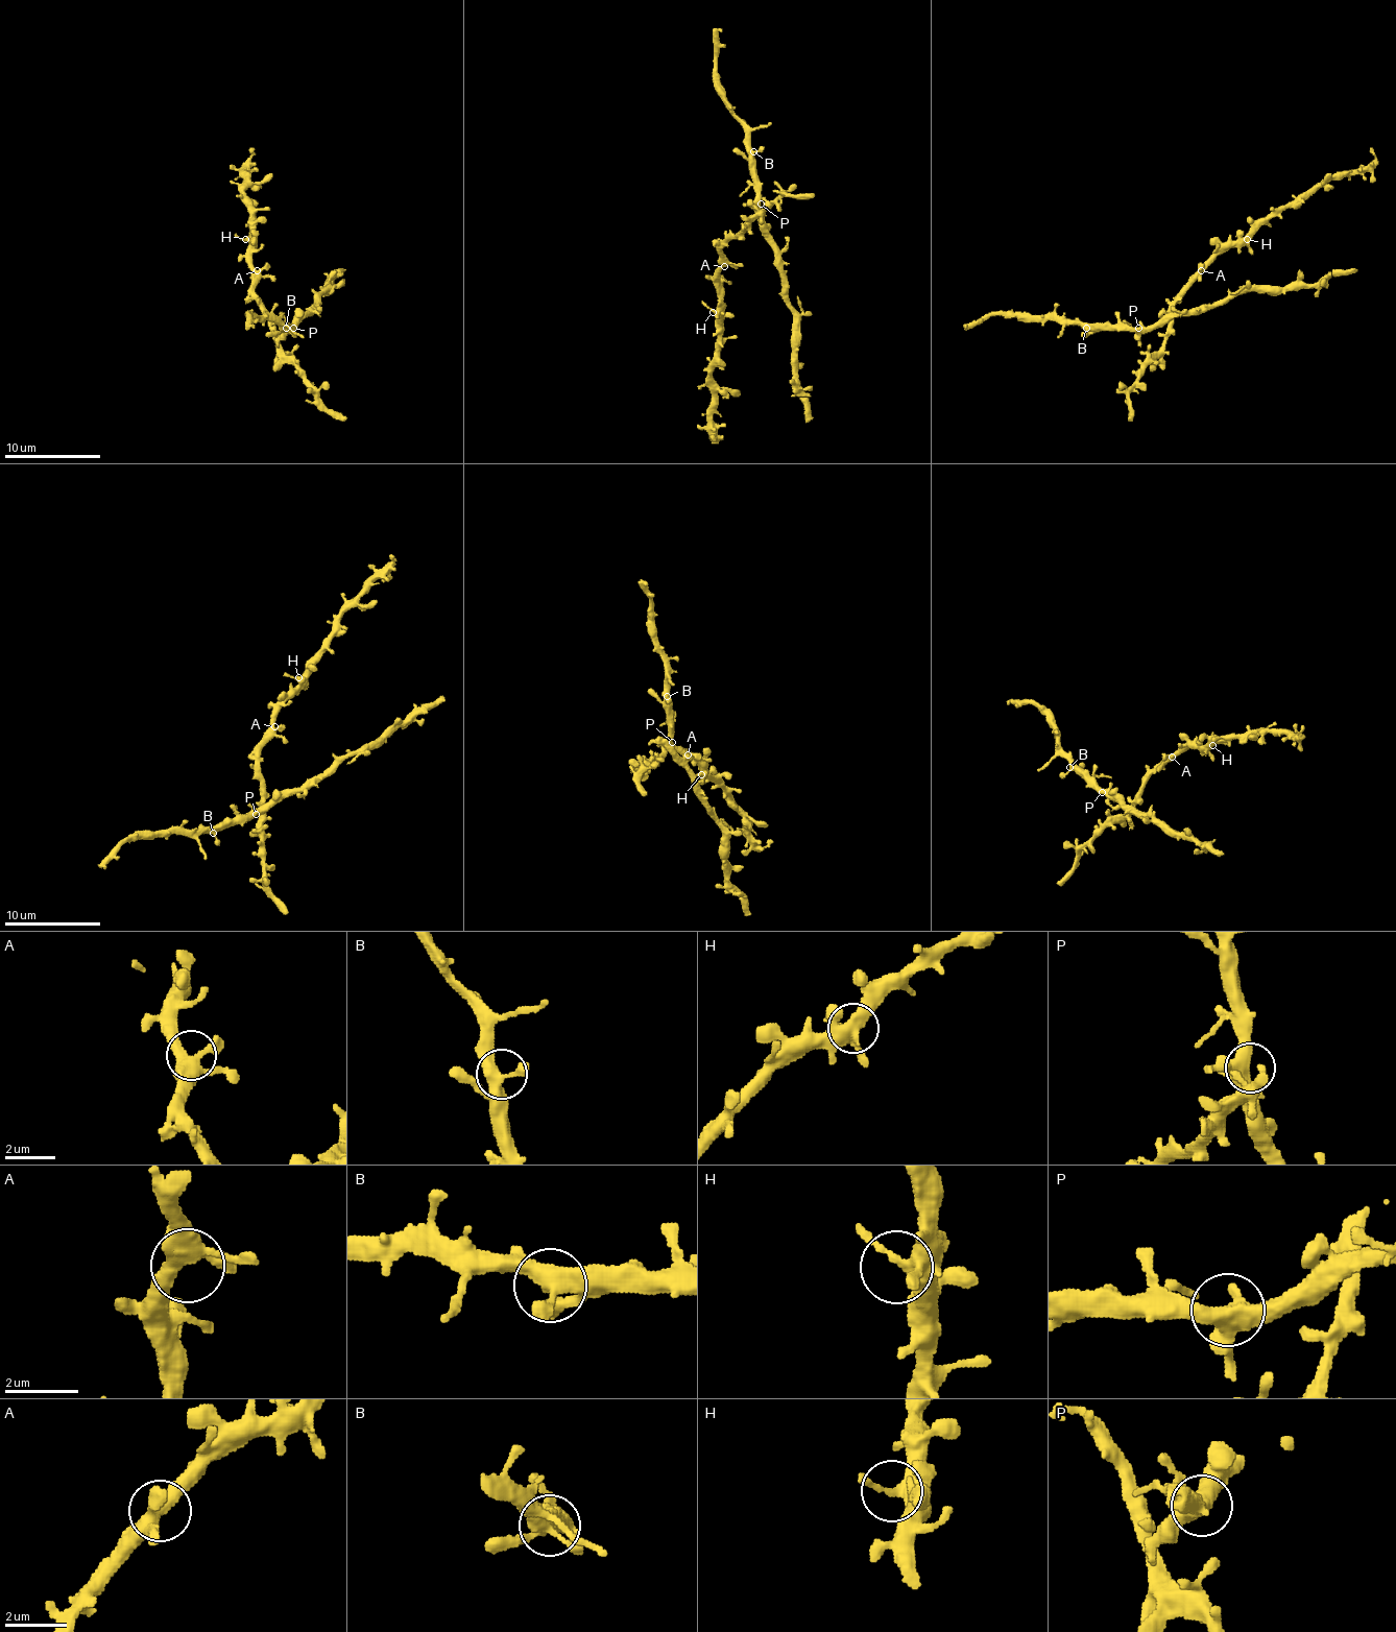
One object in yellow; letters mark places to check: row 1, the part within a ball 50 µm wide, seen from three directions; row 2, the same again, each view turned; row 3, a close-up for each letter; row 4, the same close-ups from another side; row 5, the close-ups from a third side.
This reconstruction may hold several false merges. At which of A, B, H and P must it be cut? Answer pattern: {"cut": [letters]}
{"cut": []}

